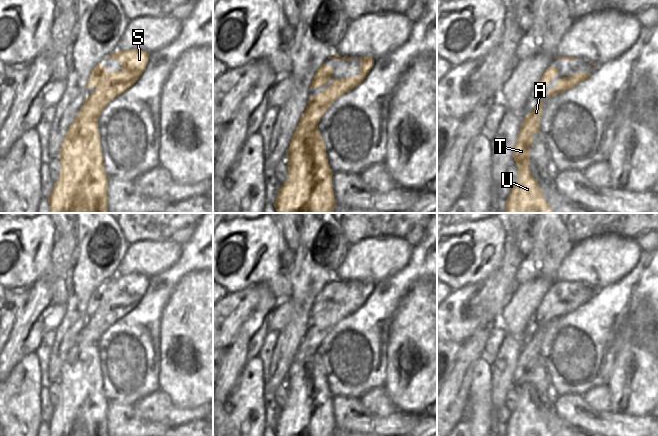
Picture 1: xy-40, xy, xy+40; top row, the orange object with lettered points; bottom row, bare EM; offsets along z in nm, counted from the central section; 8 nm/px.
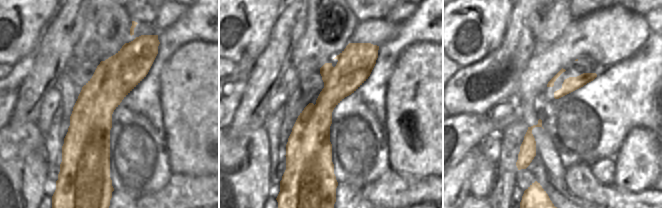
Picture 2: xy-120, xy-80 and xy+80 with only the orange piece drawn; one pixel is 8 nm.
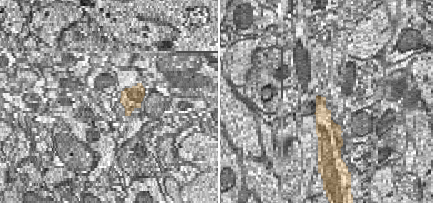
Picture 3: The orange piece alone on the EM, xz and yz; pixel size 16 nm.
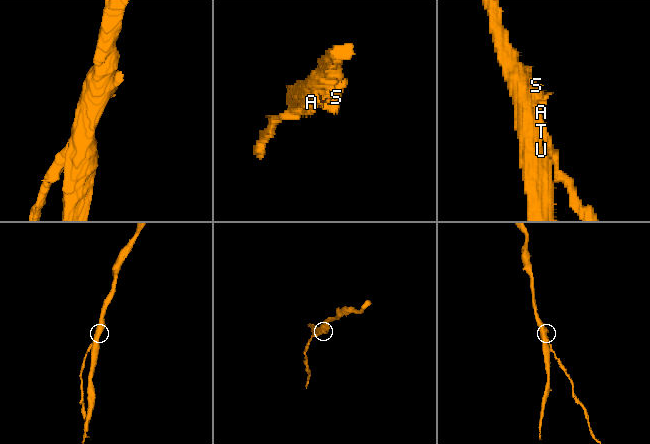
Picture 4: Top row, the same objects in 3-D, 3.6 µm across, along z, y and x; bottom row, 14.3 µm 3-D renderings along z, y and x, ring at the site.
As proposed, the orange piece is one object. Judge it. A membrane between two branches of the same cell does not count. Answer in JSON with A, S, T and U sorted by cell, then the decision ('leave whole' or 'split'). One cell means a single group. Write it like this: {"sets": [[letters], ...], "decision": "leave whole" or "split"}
{"sets": [["A", "S", "U"], ["T"]], "decision": "split"}

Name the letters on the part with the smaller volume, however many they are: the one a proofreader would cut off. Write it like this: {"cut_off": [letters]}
{"cut_off": ["T"]}

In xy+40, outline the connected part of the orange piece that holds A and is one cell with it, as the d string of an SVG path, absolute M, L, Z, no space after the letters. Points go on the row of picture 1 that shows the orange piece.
M541 101L539 103L536 103L536 106L532 110L531 113L529 113L525 119L524 122L520 128L520 132L518 134L518 139L521 139L523 141L529 141L530 145L534 144L534 140L532 136L537 132L540 131L540 118L542 116L542 106L544 104L544 101Z

